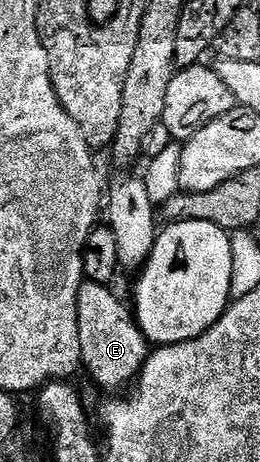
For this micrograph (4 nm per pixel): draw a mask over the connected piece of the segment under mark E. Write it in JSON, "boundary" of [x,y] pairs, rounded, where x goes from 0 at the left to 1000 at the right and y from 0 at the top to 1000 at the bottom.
{"boundary":[[[319,608],[300,643],[308,762],[323,801],[362,816],[362,827],[385,842],[469,848],[485,833],[496,838],[542,812],[569,773],[569,742],[504,665],[488,656],[481,662],[431,630],[423,619]]]}

